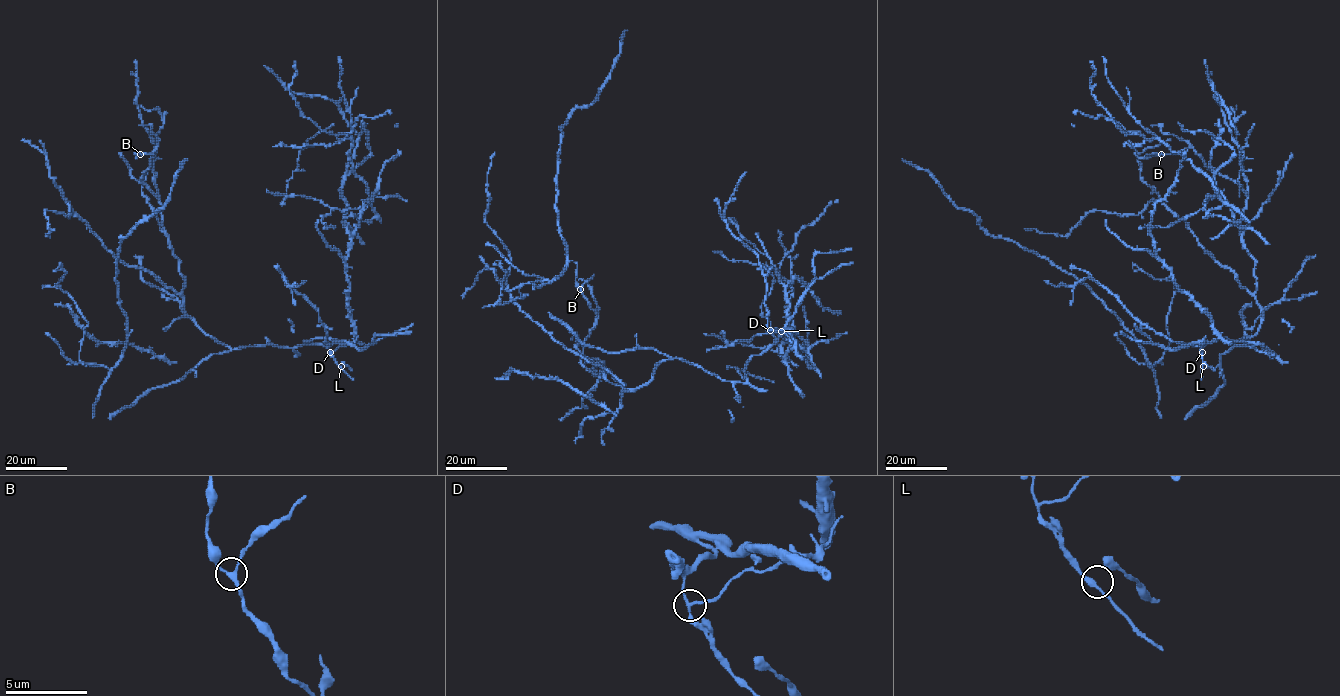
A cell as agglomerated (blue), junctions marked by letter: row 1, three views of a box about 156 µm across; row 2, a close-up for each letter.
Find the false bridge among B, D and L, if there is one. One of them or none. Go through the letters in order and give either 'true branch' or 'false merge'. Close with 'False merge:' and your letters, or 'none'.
B: true branch
D: false merge
L: true branch
False merge: D

